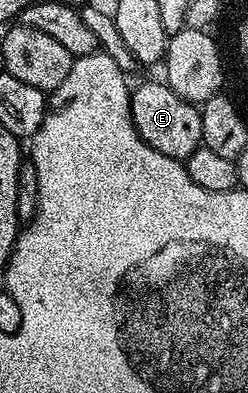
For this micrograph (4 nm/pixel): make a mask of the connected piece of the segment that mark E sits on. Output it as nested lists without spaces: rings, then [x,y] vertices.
[[[148,80],[131,89],[132,93],[132,125],[138,134],[154,150],[166,154],[166,158],[186,162],[194,150],[198,150],[204,143],[202,134],[202,118],[200,108],[183,100],[167,82],[160,84],[156,80]]]

